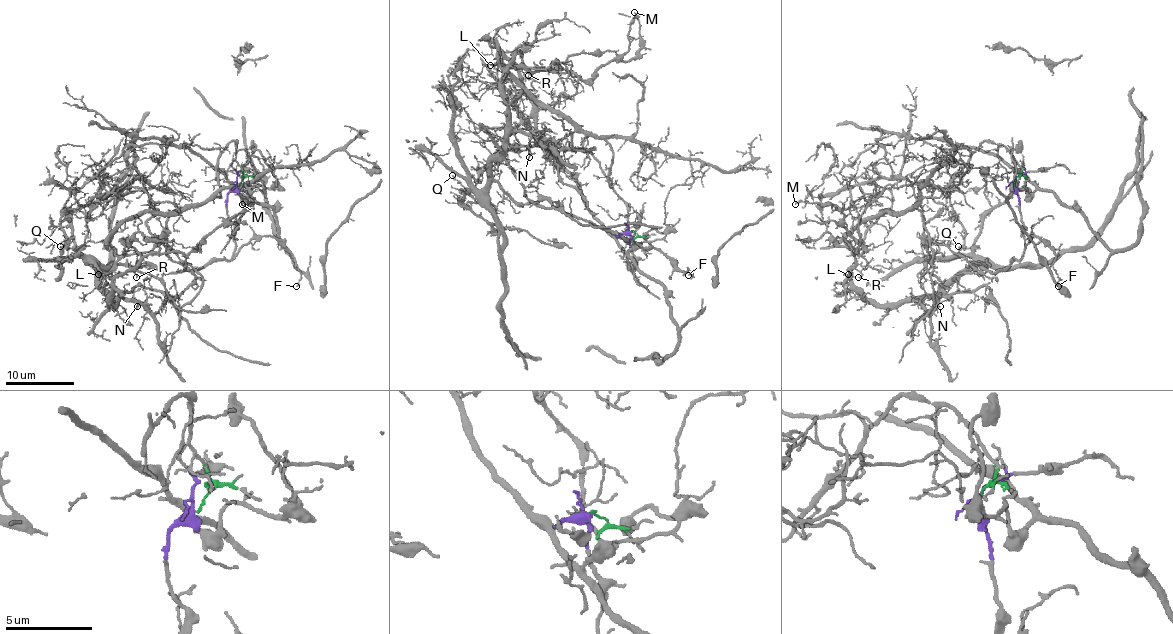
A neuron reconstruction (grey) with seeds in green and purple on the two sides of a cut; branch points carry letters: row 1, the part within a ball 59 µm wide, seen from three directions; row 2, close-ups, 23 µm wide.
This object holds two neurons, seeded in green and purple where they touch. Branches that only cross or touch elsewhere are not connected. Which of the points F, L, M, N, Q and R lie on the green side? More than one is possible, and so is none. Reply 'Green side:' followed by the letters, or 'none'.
Green side: none

